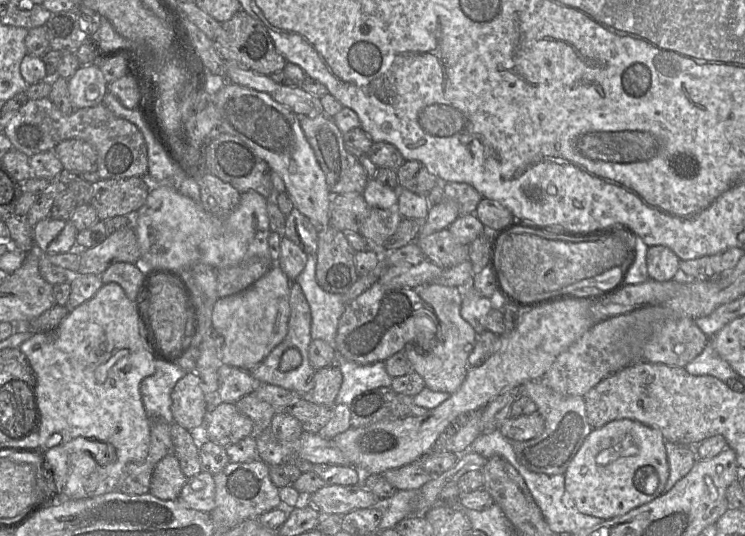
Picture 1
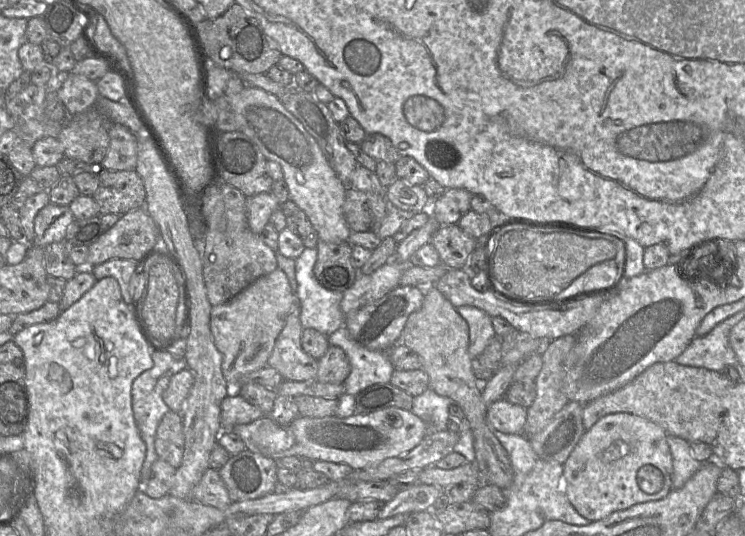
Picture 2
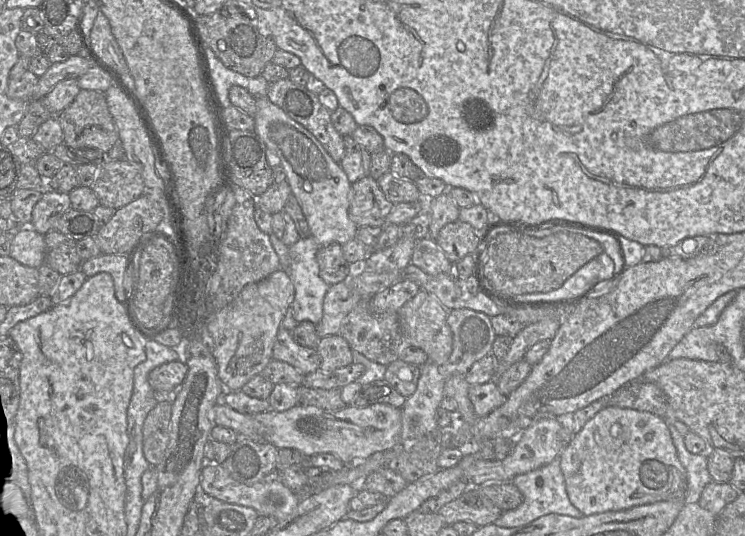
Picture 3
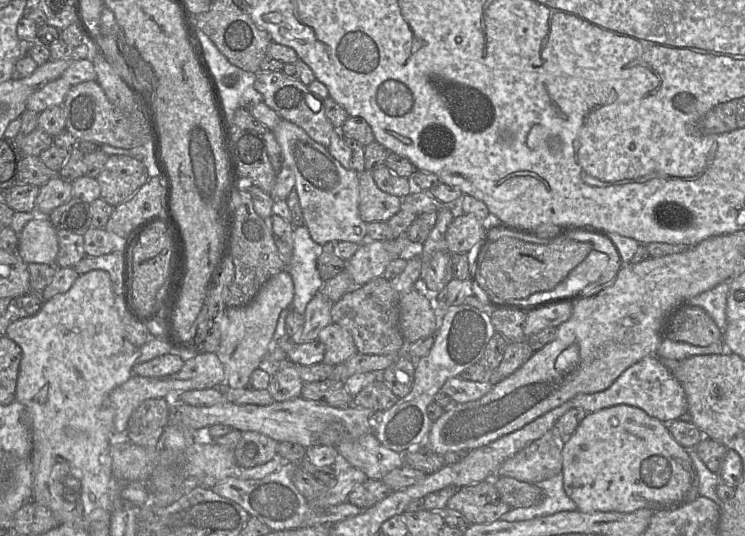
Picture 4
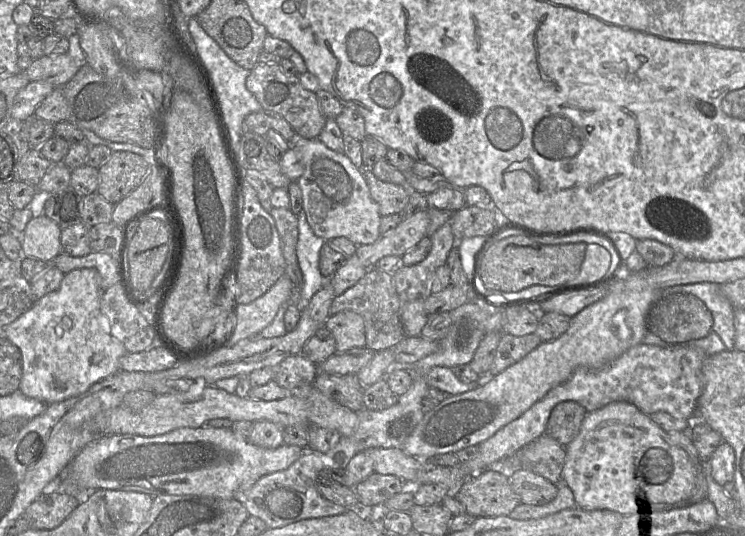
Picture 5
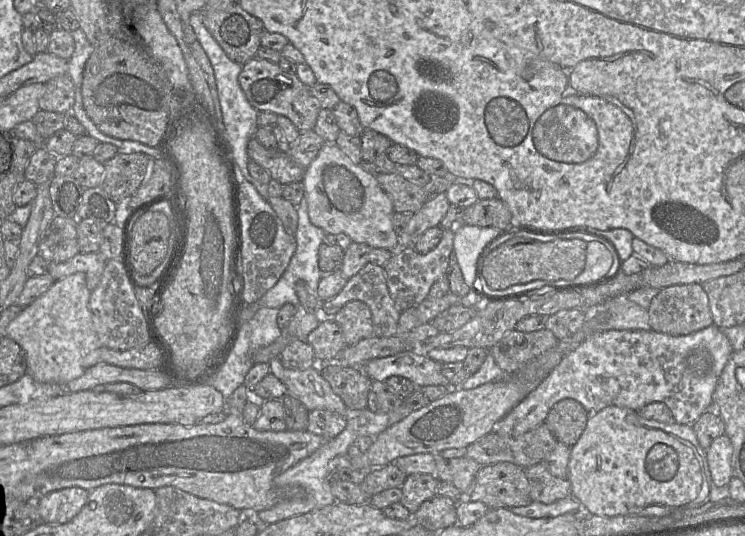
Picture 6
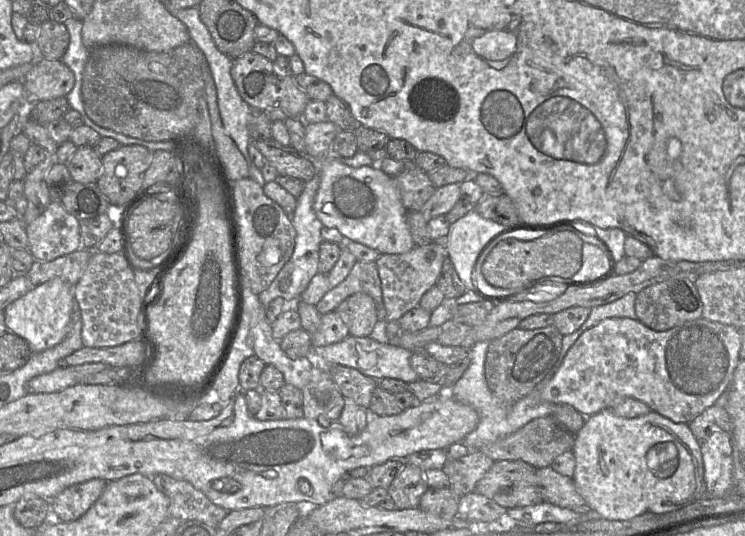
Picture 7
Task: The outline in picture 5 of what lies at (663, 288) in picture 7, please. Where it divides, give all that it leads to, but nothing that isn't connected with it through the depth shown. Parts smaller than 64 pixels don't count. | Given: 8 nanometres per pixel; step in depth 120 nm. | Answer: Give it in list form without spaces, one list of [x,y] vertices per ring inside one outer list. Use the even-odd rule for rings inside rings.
[[[675,293],[653,304],[647,327],[667,344],[686,344],[706,337],[712,331],[713,317],[705,303],[696,296]]]

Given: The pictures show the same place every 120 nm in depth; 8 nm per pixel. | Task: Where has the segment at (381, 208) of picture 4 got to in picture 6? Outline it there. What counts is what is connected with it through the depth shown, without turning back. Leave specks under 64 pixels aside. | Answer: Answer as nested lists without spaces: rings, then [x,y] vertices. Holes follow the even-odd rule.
[[[374,172],[377,181],[392,200],[395,212],[416,213],[425,204],[423,187],[405,179],[397,173]]]

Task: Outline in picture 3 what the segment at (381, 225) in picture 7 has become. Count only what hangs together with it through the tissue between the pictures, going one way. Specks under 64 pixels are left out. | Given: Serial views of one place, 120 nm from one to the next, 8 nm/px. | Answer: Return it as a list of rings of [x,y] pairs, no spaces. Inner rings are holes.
[[[267,97],[256,98],[256,112],[254,114],[254,131],[280,159],[284,169],[286,181],[291,193],[296,197],[307,220],[310,234],[320,245],[332,243],[345,244],[356,238],[358,226],[349,217],[351,204],[352,183],[339,163],[336,163],[322,144],[305,127],[290,118],[281,108],[273,104]]]

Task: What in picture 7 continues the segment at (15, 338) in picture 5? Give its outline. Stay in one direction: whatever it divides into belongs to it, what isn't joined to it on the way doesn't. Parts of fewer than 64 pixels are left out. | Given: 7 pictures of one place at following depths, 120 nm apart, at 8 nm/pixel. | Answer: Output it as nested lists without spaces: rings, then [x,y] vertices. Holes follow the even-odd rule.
[[[61,278],[33,287],[3,311],[7,330],[25,339],[32,353],[42,352],[59,344],[66,336],[71,320],[75,299],[73,287]]]

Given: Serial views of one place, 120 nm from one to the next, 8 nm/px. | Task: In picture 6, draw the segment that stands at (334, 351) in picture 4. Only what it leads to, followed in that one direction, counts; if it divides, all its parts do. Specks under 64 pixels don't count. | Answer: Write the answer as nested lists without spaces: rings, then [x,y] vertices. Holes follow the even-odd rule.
[[[362,301],[346,303],[333,319],[341,327],[346,346],[374,335],[374,325],[369,307]]]

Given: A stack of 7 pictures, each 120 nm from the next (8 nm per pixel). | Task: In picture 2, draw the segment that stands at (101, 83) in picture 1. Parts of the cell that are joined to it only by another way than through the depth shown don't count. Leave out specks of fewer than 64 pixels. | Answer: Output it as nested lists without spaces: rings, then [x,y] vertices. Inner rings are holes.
[[[72,72],[63,75],[57,93],[69,115],[76,115],[94,107],[100,96],[96,81]]]

